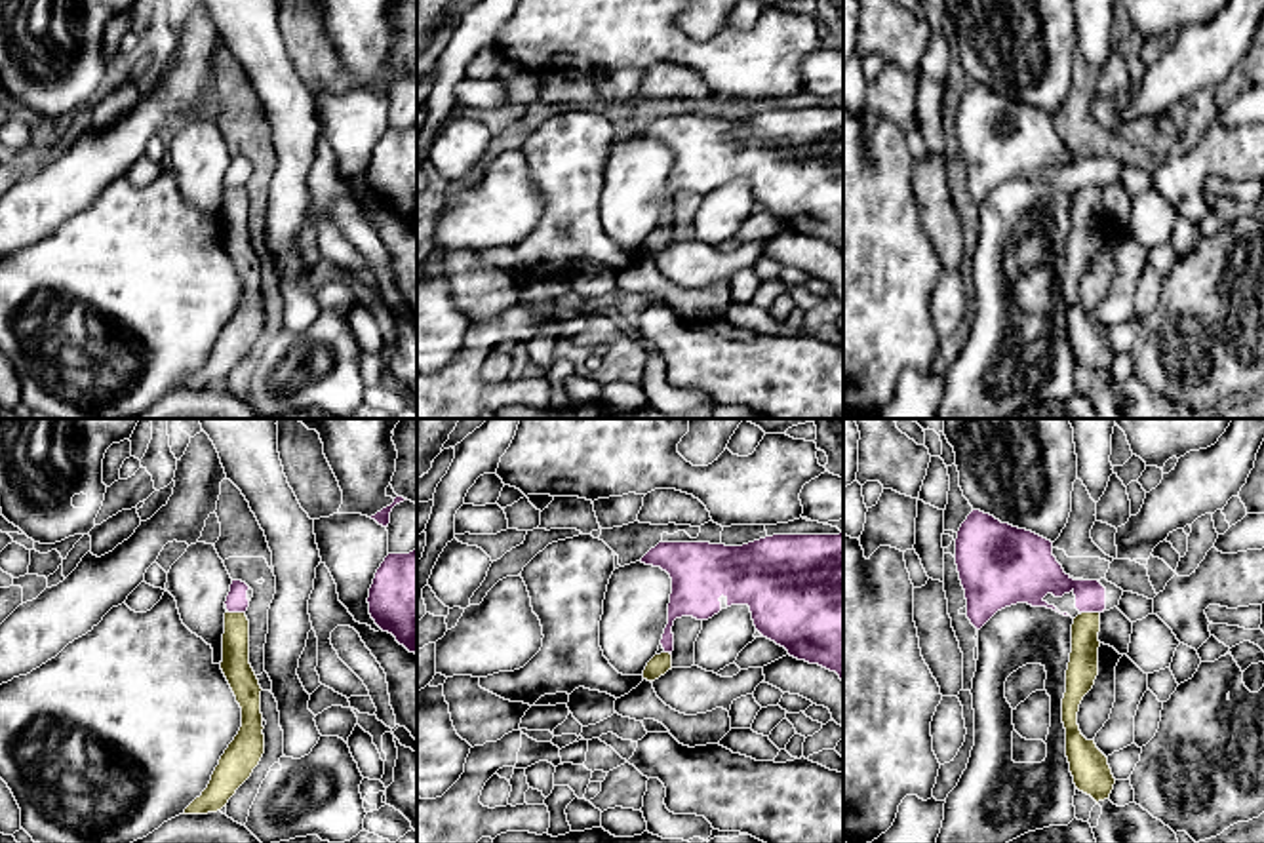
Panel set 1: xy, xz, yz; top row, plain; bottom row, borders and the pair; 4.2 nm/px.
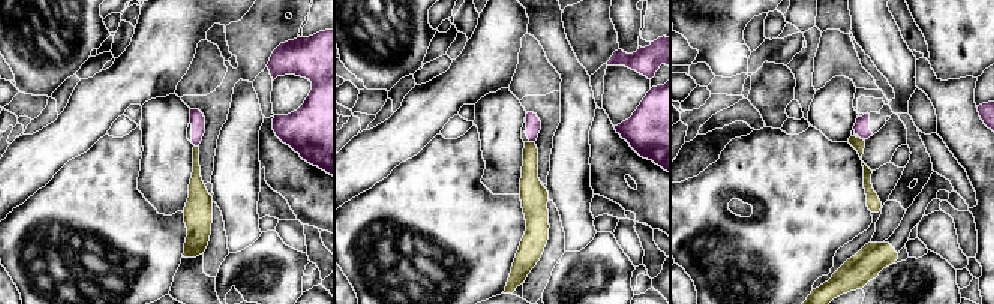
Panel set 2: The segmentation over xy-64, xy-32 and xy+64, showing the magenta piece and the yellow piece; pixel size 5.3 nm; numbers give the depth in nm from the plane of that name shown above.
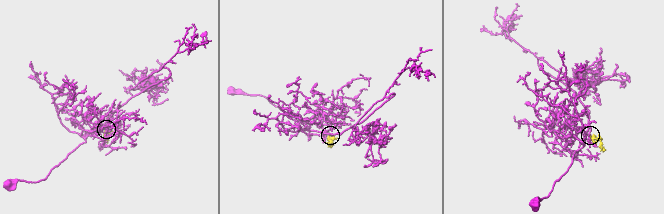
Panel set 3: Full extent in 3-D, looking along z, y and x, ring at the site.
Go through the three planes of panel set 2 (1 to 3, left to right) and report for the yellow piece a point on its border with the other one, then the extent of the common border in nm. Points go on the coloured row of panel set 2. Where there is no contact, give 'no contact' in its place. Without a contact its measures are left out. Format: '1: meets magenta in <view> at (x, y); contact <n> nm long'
1: no contact
2: meets magenta in xy-32 at (532, 141); contact 30 nm long
3: meets magenta in xy+64 at (861, 138); contact 30 nm long

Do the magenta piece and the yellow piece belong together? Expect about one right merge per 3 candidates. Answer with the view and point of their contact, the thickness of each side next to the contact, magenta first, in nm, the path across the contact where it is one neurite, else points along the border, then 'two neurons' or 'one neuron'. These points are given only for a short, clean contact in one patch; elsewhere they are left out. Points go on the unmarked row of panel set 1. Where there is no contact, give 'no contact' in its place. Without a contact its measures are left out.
xy (236, 185) | 100/120 nm | along xy (227, 183), (244, 187) | two neurons

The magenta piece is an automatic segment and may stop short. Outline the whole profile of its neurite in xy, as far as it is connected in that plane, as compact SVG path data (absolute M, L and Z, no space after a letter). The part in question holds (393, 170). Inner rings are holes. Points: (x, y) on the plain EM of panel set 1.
M417 122L385 131L375 147L367 177L375 198L417 228Z

